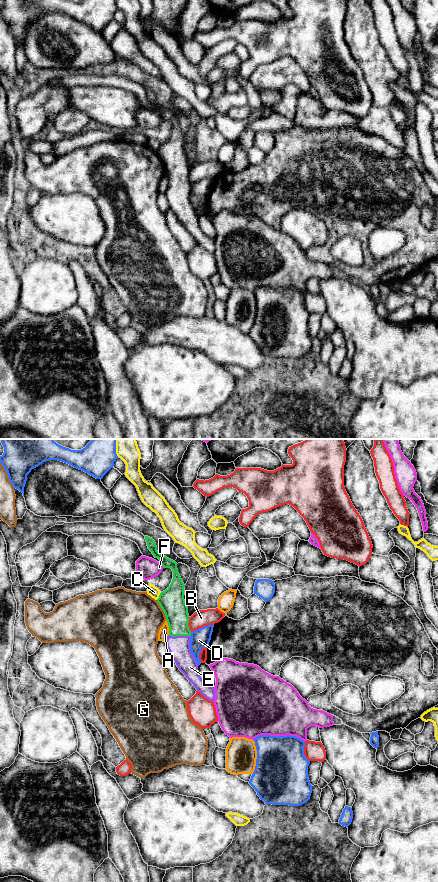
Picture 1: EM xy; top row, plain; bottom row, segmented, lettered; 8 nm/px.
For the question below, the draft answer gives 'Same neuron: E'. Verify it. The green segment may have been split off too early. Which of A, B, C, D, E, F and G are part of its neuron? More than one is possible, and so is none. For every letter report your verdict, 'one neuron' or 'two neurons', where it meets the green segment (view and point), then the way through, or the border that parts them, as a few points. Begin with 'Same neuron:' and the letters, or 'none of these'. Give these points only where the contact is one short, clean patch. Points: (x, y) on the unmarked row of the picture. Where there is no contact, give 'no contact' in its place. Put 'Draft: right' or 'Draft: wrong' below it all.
Same neuron: E
A: two neurons; contact xy (169, 179)
B: two neurons; contact xy (187, 176)
C: two neurons; contact xy (159, 148)
D: two neurons; contact xy (190, 186)
E: one neuron; contact xy (179, 187); way xy (176, 163), (179, 187), (179, 198)
F: two neurons; contact xy (161, 116)
G: two neurons; contact xy (162, 161)
Draft: right

